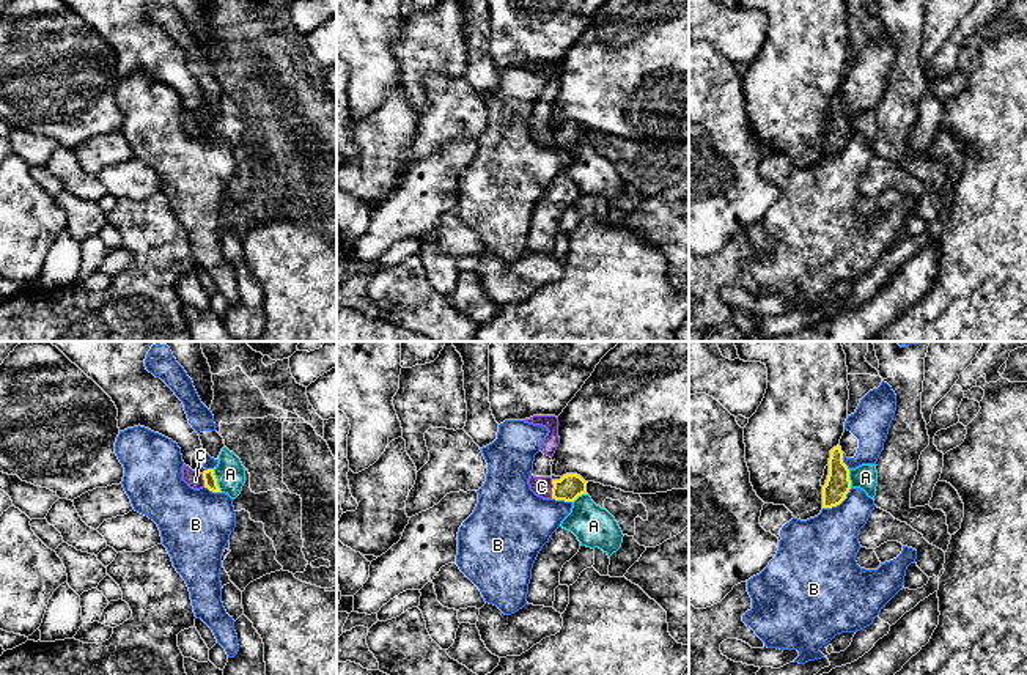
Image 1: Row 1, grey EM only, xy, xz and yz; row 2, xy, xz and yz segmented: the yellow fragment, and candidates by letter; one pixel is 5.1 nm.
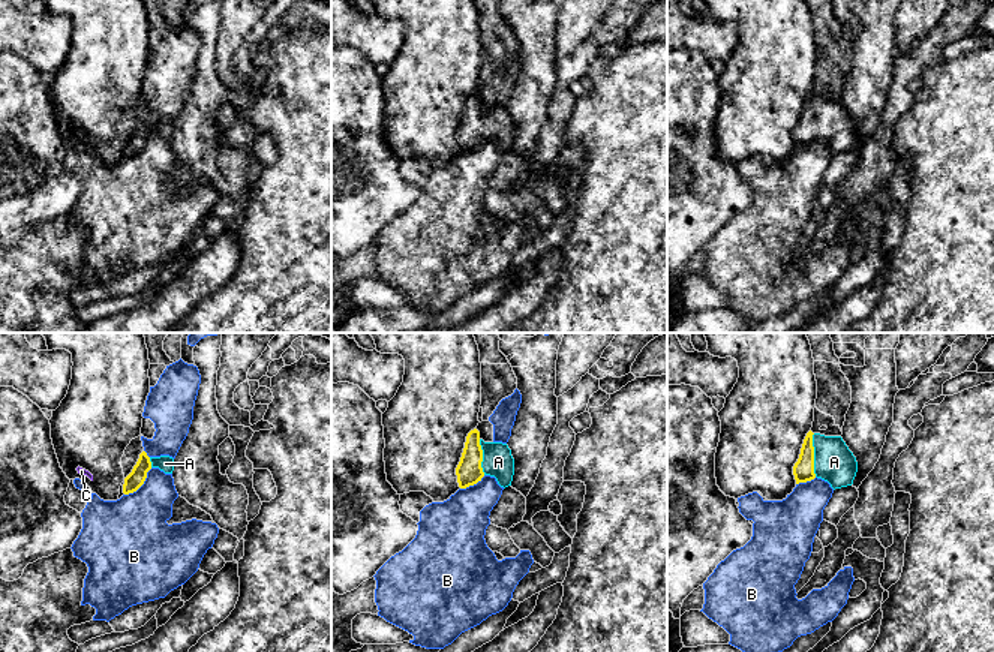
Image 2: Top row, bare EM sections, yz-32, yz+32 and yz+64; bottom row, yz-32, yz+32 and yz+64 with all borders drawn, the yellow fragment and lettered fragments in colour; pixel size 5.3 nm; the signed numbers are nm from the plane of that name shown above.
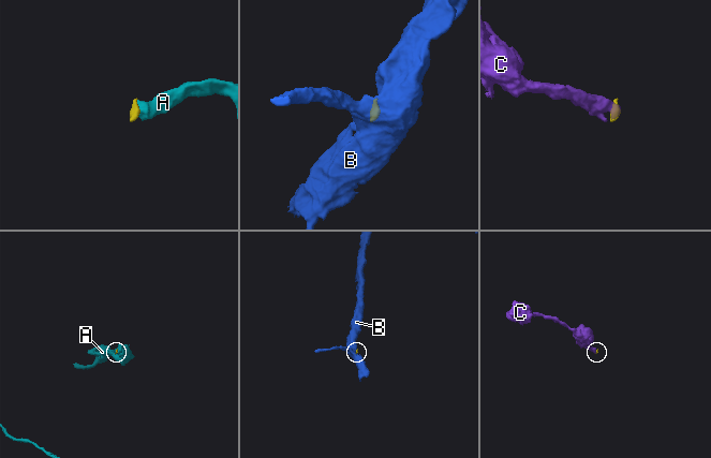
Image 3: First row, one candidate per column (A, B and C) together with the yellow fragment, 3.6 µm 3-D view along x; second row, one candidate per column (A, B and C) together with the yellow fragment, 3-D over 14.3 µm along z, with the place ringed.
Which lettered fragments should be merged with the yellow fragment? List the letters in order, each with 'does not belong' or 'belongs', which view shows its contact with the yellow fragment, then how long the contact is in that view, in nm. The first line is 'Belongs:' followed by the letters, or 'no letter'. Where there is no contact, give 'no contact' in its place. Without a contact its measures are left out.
Belongs: A, C
A: belongs | xy | 130 nm
B: does not belong | yz | 190 nm
C: belongs | xz | 100 nm

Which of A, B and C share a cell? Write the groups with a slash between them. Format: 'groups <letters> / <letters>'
groups A C / B

